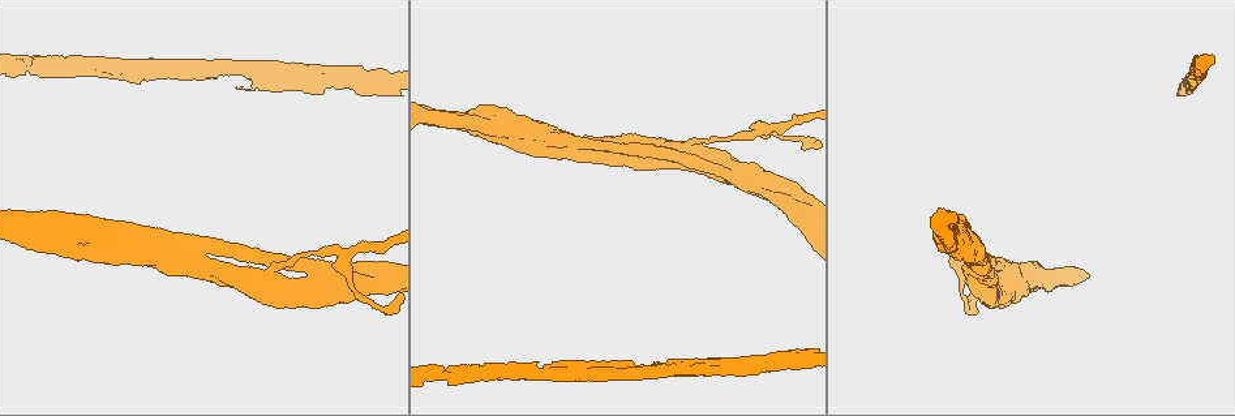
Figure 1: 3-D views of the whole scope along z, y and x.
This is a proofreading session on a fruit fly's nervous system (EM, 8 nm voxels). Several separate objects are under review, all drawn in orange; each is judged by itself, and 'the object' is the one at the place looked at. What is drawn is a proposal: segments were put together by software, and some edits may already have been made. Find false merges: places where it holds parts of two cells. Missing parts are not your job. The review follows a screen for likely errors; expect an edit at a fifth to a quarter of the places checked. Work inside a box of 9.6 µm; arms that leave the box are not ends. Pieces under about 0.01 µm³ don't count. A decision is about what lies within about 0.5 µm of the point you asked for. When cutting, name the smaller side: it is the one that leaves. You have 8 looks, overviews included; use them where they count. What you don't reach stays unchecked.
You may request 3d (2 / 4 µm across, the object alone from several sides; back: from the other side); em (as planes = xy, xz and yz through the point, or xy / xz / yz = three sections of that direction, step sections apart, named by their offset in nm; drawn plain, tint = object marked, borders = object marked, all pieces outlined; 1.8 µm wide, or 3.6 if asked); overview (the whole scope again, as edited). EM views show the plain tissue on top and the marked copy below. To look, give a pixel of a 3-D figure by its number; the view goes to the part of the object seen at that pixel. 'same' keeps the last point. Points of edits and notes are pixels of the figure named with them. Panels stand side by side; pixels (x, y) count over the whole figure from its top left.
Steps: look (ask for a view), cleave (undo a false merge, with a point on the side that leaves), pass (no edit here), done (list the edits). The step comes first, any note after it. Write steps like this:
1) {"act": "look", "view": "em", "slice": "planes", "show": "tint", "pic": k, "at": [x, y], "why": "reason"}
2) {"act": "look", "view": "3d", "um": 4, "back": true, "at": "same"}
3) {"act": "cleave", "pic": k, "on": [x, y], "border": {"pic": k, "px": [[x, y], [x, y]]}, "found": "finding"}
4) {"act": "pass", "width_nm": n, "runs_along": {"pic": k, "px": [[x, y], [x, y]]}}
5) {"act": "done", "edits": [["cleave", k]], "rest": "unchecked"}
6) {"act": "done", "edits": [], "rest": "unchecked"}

{"act": "look", "view": "em", "slice": "planes", "show": "borders", "pic": 1, "at": [792, 357], "why": "a fork"}

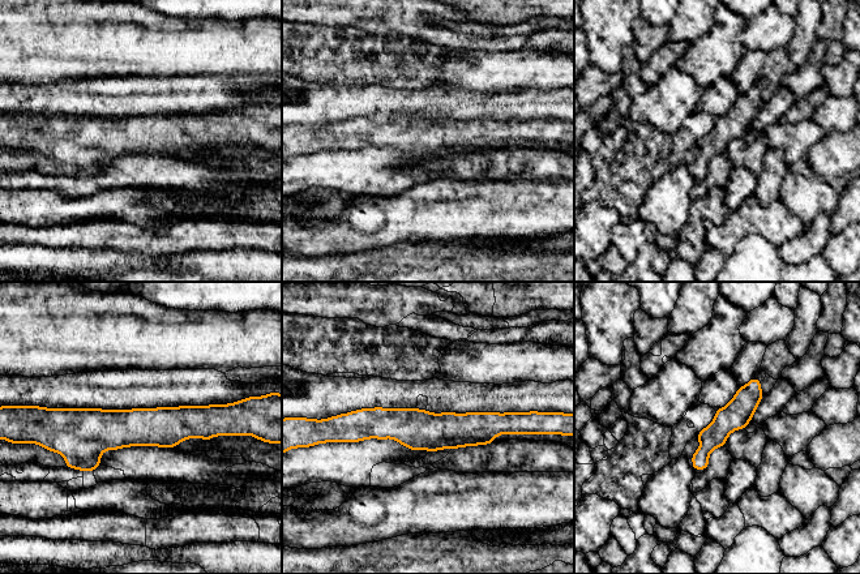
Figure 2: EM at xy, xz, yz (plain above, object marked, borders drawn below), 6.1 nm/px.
{"act": "pass", "runs_along": {"pic": 2, "px": [[58, 422], [214, 432]]}, "found": "continuous, no second cell"}

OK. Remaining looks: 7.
{"act": "look", "view": "3d", "um": 2, "back": true, "pic": 1, "at": [264, 69]}

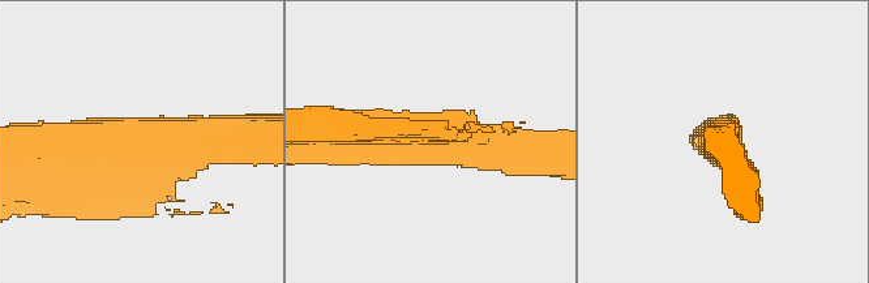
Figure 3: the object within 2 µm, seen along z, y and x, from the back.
{"act": "look", "view": "em", "slice": "planes", "show": "tint", "pic": 3, "at": [428, 143]}

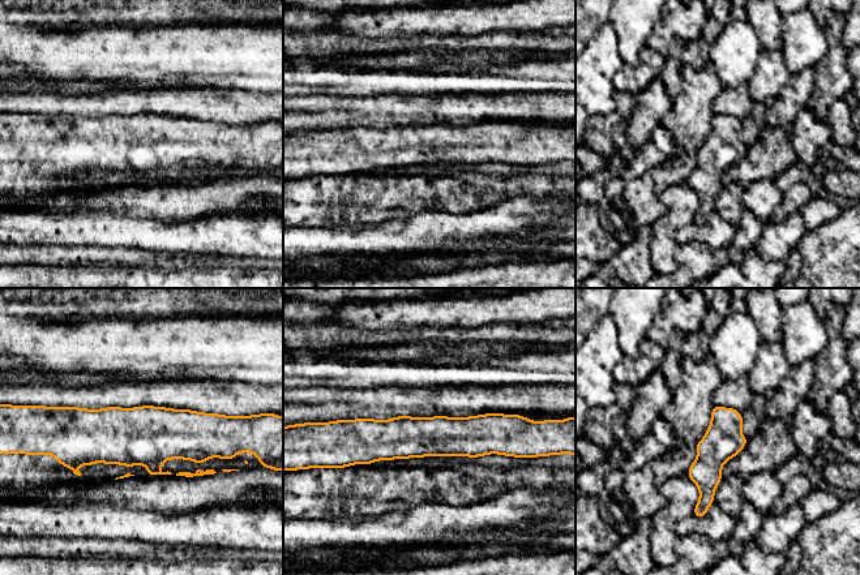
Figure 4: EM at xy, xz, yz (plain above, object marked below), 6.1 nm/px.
{"act": "pass", "runs_along": {"pic": 4, "px": [[59, 428], [215, 441]]}, "found": "one cell here"}

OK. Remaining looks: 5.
{"act": "look", "view": "em", "um": 3.6, "slice": "xy", "step": 16, "show": "tint", "pic": 1, "at": [471, 118], "why": "thick turns thin"}

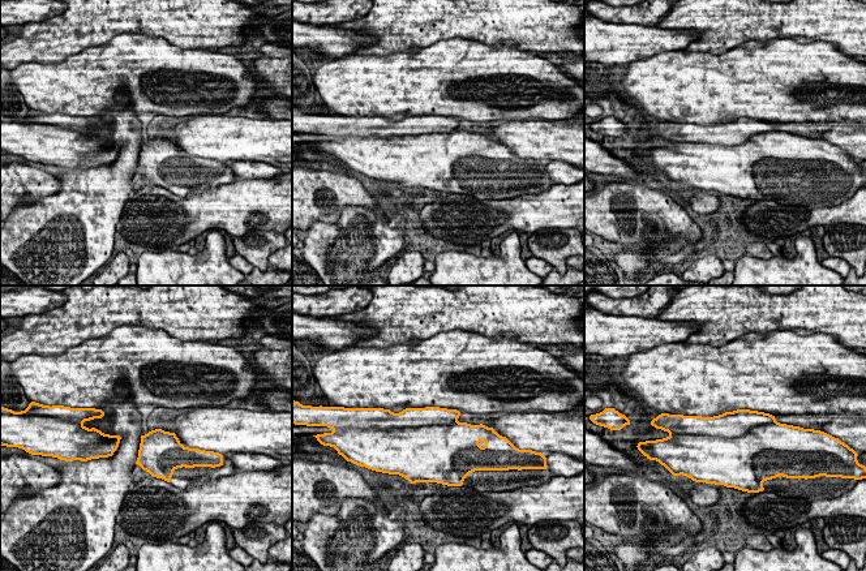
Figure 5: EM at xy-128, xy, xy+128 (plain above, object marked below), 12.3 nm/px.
{"act": "look", "view": "em", "um": 3.6, "slice": "xz", "step": 16, "show": "tint", "at": "same"}

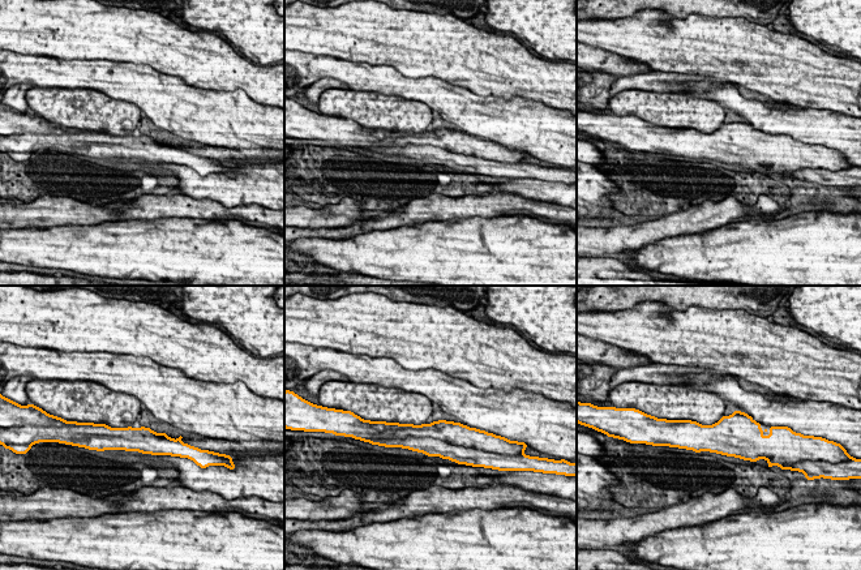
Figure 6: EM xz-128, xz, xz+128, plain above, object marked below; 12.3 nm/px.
{"act": "pass", "runs_along": {"pic": 6, "px": [[102, 431], [111, 438], [172, 444]]}, "found": "all the same cell"}

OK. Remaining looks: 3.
{"act": "look", "view": "em", "slice": "planes", "show": "tint", "pic": 1, "at": [187, 260], "why": "side arm on a straight run"}

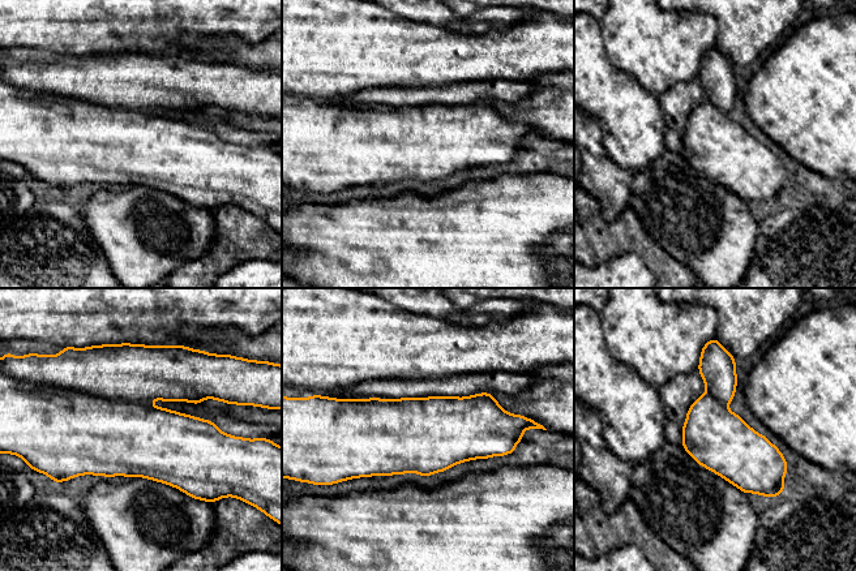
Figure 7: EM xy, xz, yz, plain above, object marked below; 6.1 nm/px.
{"act": "pass", "width_nm": 380, "found": "all the same cell"}

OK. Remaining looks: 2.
{"act": "done", "edits": [], "rest": "unchecked"}

